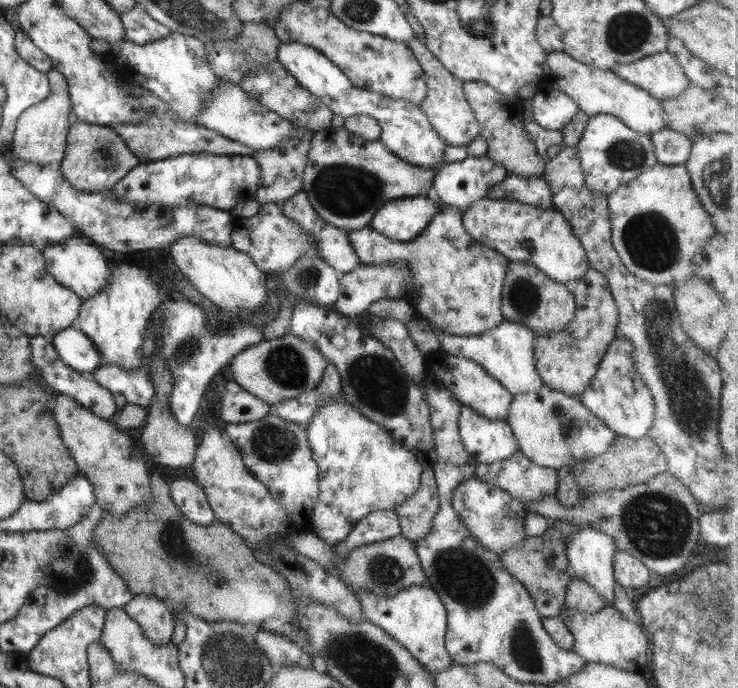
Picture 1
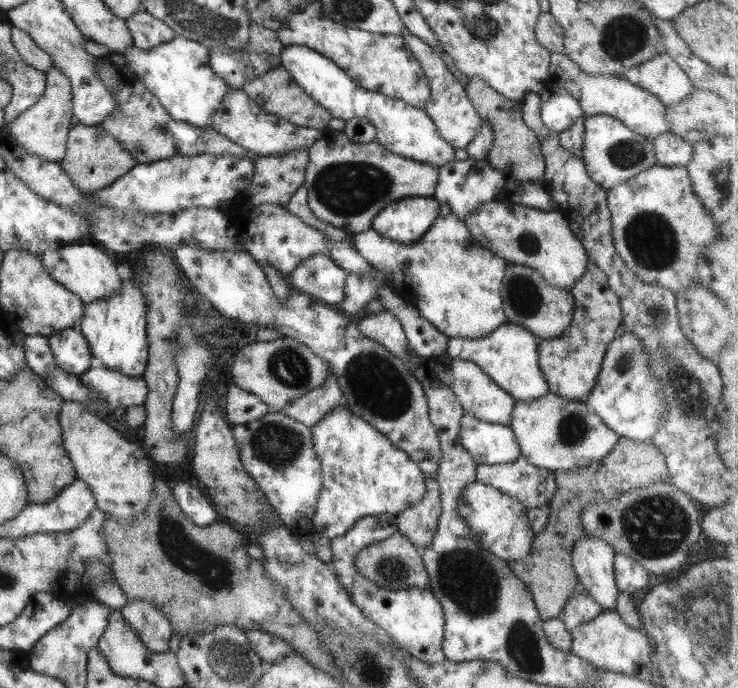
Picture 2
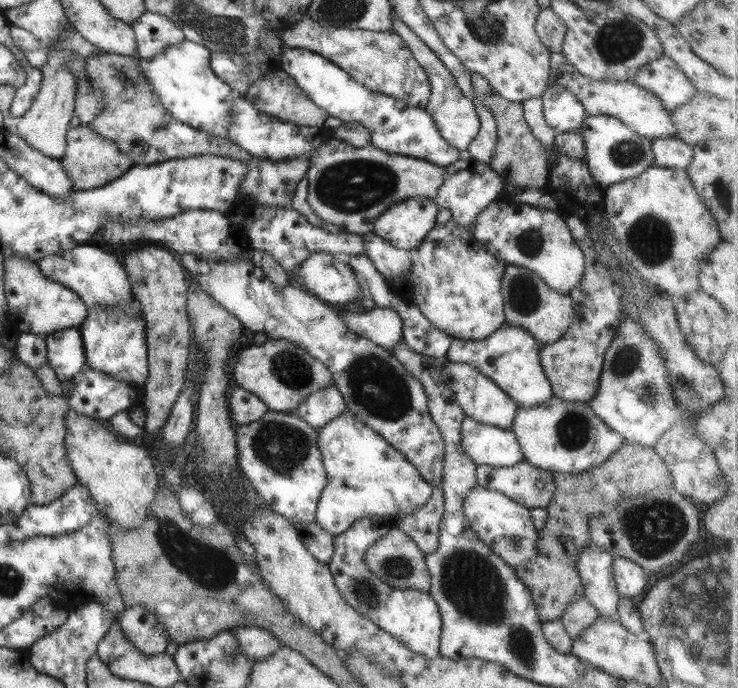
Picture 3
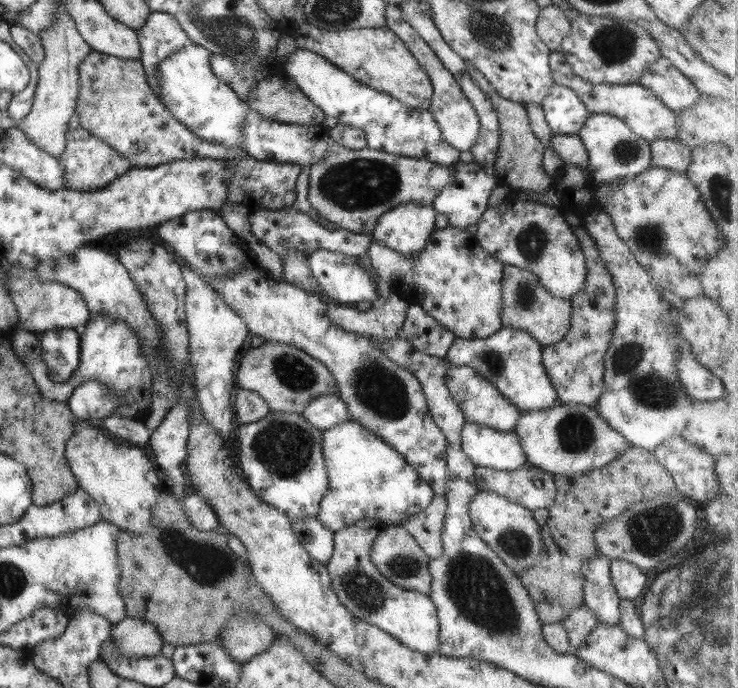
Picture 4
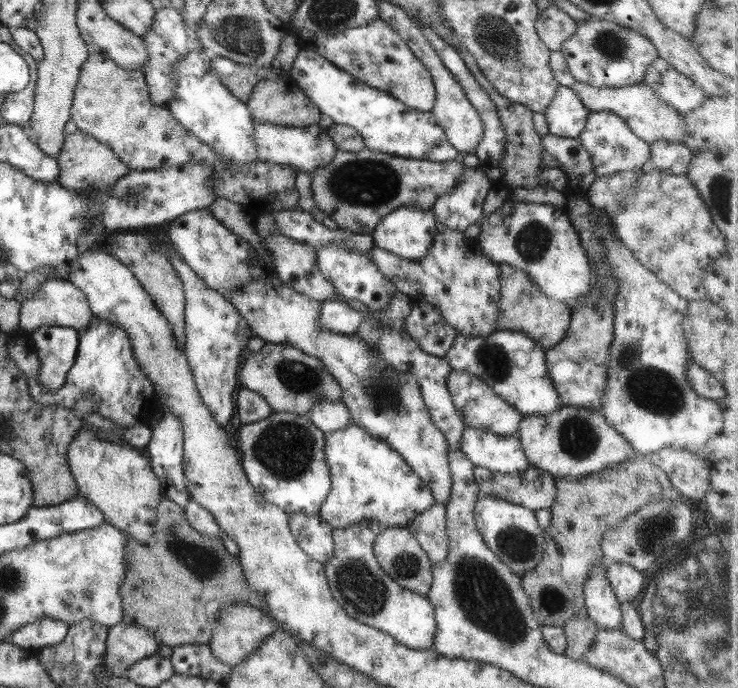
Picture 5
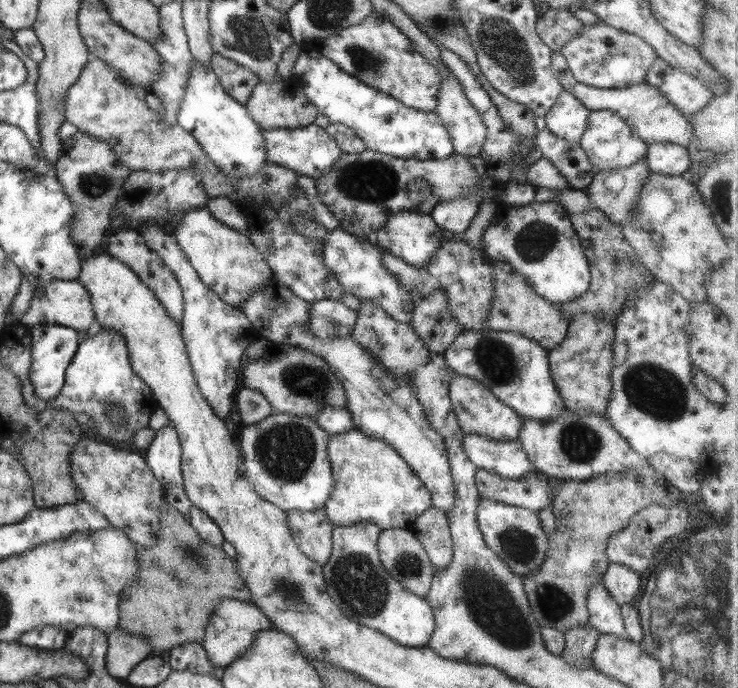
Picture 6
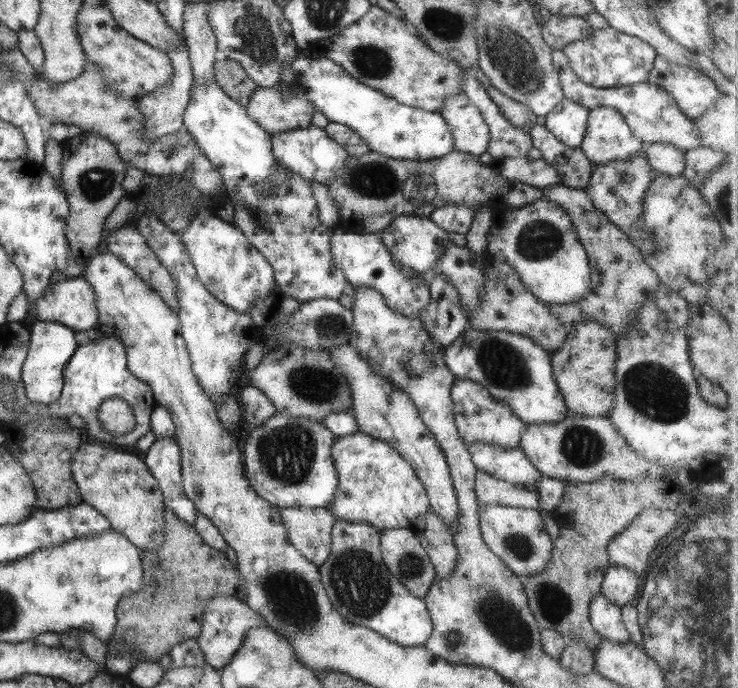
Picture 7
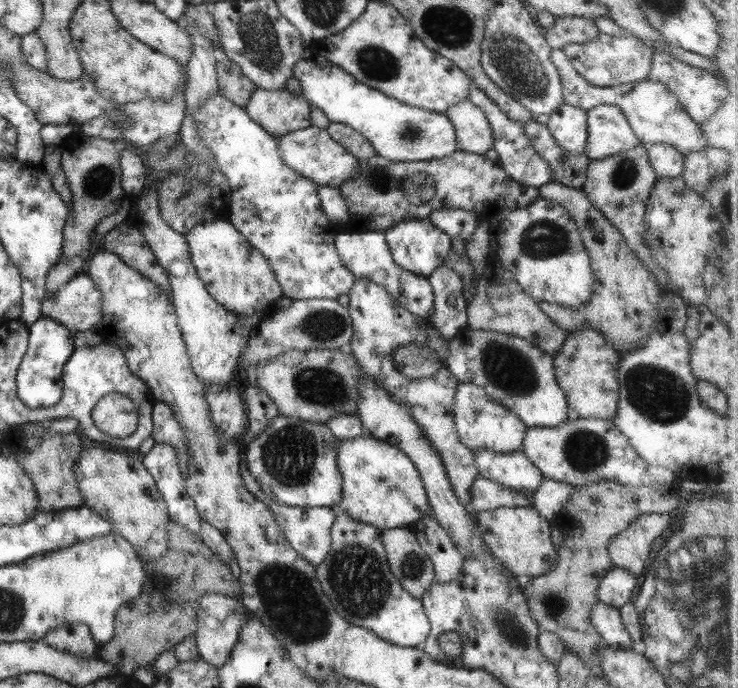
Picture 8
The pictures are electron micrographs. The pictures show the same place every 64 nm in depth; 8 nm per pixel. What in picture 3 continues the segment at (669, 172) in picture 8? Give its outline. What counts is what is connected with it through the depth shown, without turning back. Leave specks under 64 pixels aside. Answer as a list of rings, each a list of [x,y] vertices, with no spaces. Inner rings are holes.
[[[675,136],[653,139],[650,147],[653,167],[685,170],[691,161],[692,147]]]

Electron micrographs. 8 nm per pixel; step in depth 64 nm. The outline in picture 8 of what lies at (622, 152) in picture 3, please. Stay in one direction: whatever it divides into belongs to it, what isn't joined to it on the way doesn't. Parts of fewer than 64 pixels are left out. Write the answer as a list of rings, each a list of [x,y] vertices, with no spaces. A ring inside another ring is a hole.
[[[598,104],[586,111],[587,140],[583,155],[603,160],[640,144],[622,110],[614,104]]]

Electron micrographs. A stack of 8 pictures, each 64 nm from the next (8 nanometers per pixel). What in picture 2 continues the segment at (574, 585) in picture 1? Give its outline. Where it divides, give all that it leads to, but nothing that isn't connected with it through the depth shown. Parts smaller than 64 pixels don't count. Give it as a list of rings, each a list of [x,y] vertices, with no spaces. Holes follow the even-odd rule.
[[[578,585],[576,592],[565,603],[561,619],[567,633],[571,634],[571,630],[577,628],[582,622],[595,618],[601,612],[602,608],[586,595],[581,585]]]

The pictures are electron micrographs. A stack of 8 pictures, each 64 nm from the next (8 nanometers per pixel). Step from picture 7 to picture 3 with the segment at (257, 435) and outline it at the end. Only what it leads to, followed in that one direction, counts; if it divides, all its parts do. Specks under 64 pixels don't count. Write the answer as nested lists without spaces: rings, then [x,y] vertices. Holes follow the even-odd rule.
[[[268,410],[258,421],[239,425],[234,432],[238,470],[261,496],[263,504],[284,516],[296,529],[313,522],[326,483],[317,431],[292,412]]]

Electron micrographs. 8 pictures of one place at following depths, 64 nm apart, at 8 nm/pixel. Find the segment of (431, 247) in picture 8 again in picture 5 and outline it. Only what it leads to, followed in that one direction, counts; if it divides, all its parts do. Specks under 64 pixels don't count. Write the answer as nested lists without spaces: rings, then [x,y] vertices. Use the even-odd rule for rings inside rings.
[[[400,206],[379,221],[371,238],[381,250],[405,260],[421,260],[437,234],[431,210]]]

